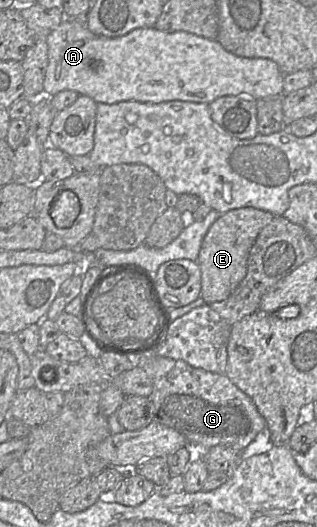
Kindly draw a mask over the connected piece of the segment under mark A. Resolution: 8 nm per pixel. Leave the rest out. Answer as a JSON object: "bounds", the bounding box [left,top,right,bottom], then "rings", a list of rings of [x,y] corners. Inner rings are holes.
{"bounds":[43,18,284,104],"rings":[[[66,18],[45,40],[48,65],[43,91],[46,96],[73,90],[105,104],[174,100],[209,104],[222,96],[246,95],[259,99],[283,95],[284,74],[273,60],[236,56],[216,40],[184,31],[164,32],[144,27],[109,38],[92,33],[78,19]]]}

